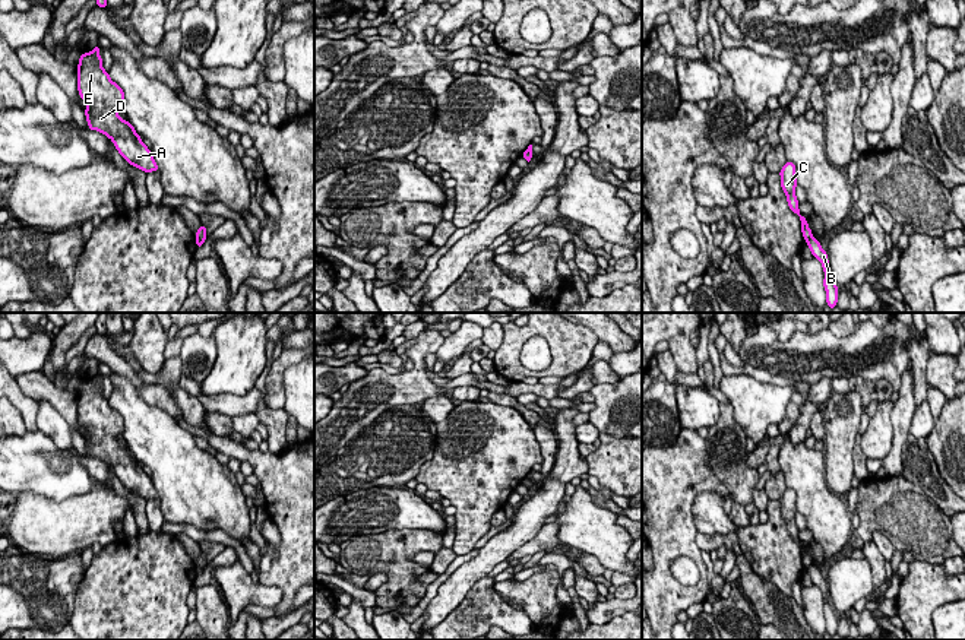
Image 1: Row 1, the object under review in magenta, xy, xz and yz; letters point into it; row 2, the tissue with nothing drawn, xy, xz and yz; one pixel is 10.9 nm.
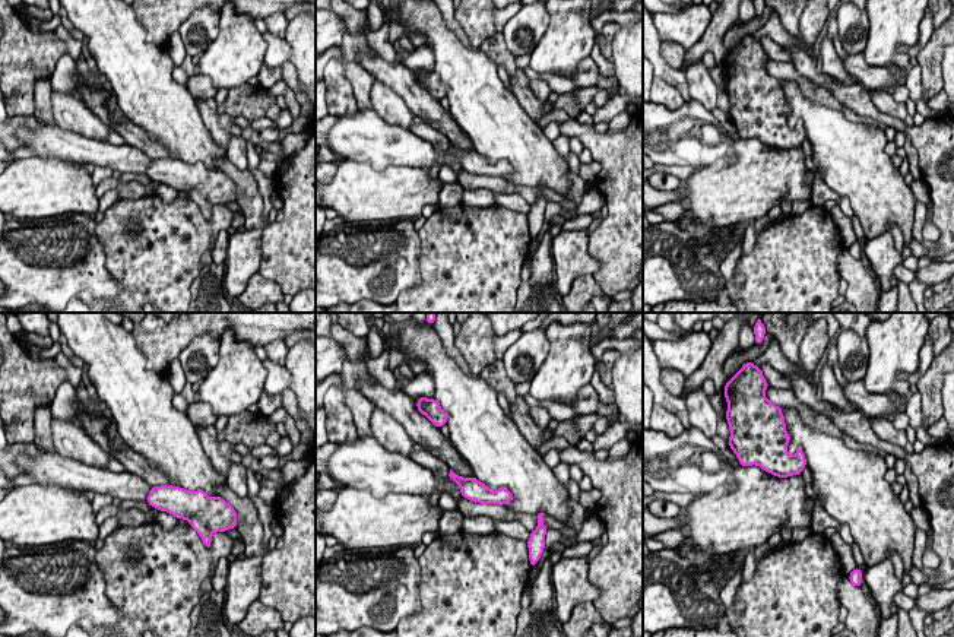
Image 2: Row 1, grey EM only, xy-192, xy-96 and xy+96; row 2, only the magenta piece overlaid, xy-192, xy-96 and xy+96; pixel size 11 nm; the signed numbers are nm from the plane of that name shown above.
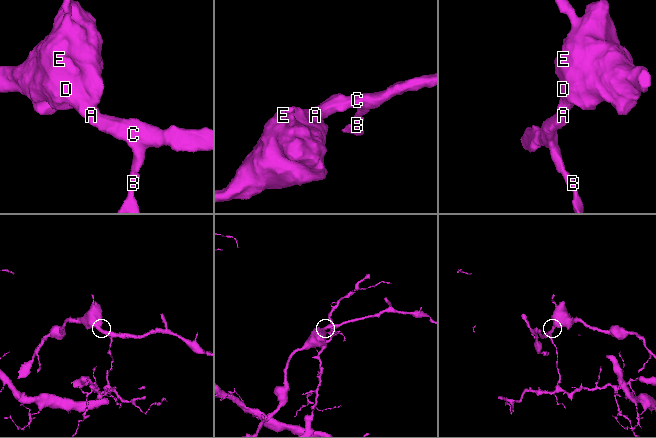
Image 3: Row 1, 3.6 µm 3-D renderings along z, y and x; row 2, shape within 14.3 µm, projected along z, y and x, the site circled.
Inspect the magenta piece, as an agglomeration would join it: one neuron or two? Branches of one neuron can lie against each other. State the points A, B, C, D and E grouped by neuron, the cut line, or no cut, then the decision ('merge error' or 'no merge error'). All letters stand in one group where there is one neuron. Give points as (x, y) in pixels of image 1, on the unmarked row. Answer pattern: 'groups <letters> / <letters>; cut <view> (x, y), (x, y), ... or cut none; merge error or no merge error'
groups A C D E / B; cut yz (812, 563), (806, 569); merge error

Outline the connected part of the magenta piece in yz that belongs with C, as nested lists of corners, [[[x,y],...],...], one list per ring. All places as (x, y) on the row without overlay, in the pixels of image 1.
[[[787,488],[782,497],[779,498],[781,503],[781,514],[787,523],[787,529],[790,536],[800,544],[801,548],[801,560],[806,570],[813,564],[811,557],[809,555],[807,546],[800,541],[798,527],[795,523],[797,506],[795,506],[795,491]]]

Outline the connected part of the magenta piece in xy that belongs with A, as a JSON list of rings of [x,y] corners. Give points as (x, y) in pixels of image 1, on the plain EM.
[[[99,373],[83,380],[77,392],[77,418],[88,434],[83,437],[89,457],[96,457],[113,468],[118,481],[145,500],[159,498],[148,473],[135,454],[118,444],[124,431],[123,416],[110,406],[102,395]]]

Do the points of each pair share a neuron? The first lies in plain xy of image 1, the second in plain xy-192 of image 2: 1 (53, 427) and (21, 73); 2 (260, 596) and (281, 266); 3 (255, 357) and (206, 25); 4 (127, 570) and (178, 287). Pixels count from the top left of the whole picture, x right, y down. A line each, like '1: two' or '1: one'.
1: two
2: two
3: two
4: one

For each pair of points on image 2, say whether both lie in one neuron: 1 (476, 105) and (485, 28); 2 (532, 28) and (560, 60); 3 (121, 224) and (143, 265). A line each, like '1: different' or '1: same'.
1: different
2: different
3: same

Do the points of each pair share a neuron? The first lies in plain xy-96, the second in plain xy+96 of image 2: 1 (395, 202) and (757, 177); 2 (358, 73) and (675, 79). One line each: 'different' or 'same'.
1: same
2: same

